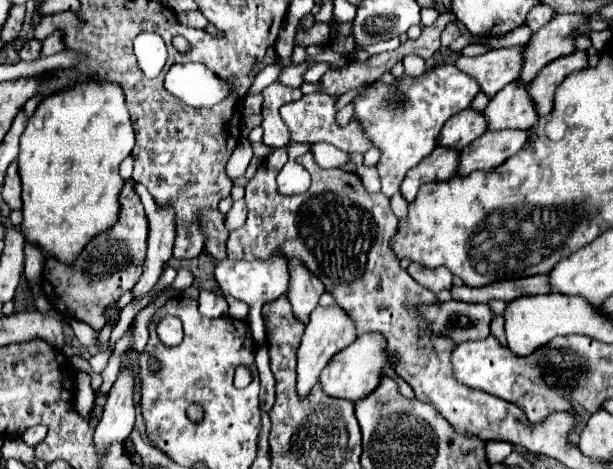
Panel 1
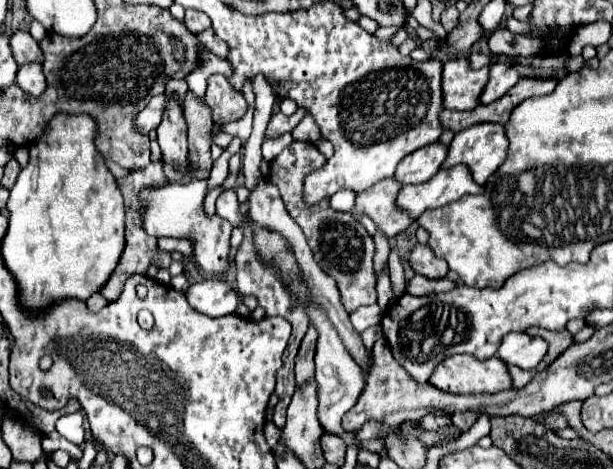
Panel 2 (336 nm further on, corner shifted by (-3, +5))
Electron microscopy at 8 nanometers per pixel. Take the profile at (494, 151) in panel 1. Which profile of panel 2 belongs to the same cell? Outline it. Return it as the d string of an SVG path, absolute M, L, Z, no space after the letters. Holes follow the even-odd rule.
M455 165L447 171L439 171L423 185L403 187L397 197L397 205L417 219L425 209L449 205L467 193L483 193L483 189L483 185L471 179L471 171L467 171L467 167Z

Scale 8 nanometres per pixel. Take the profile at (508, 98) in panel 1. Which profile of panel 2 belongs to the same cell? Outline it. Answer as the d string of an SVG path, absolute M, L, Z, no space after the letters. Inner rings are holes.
M477 123L455 133L443 169L465 163L475 183L485 183L507 159L507 135L501 123Z

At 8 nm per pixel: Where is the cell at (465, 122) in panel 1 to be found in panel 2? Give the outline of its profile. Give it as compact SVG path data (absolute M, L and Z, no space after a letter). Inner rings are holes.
M441 141L431 143L431 147L421 147L419 151L407 155L407 159L401 159L395 177L403 185L425 183L441 169L445 157L447 157L447 145Z

